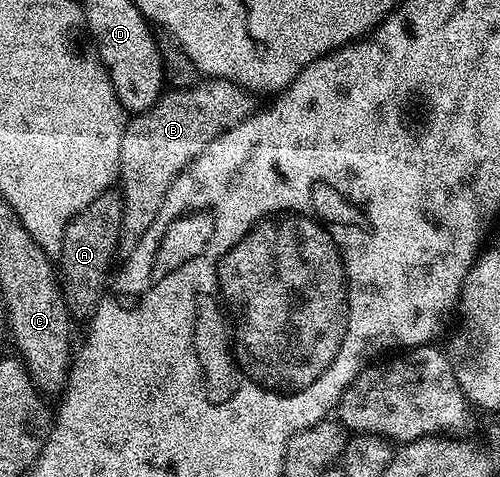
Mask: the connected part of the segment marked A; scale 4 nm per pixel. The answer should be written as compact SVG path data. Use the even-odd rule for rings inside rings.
M109 189L94 197L94 201L90 201L90 205L86 205L86 209L82 209L82 213L78 213L70 221L70 225L66 225L58 271L62 276L64 301L68 304L69 312L77 316L91 316L109 290L110 276L114 271L112 258L117 258L120 246L123 212L124 200L121 192Z

